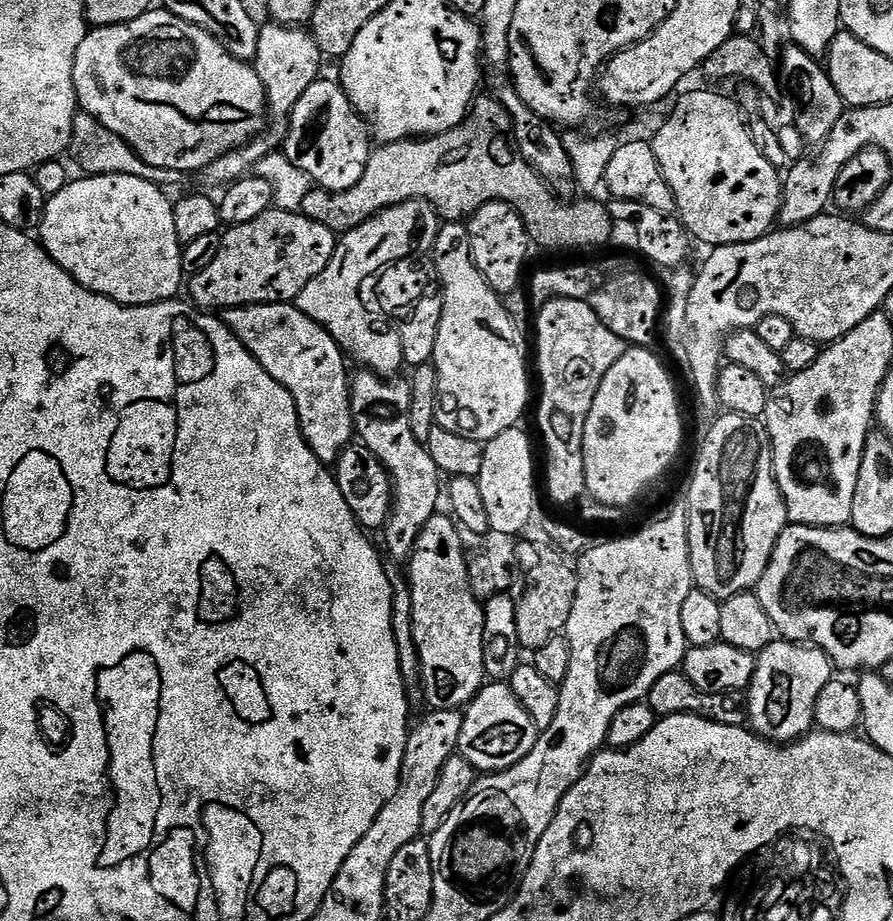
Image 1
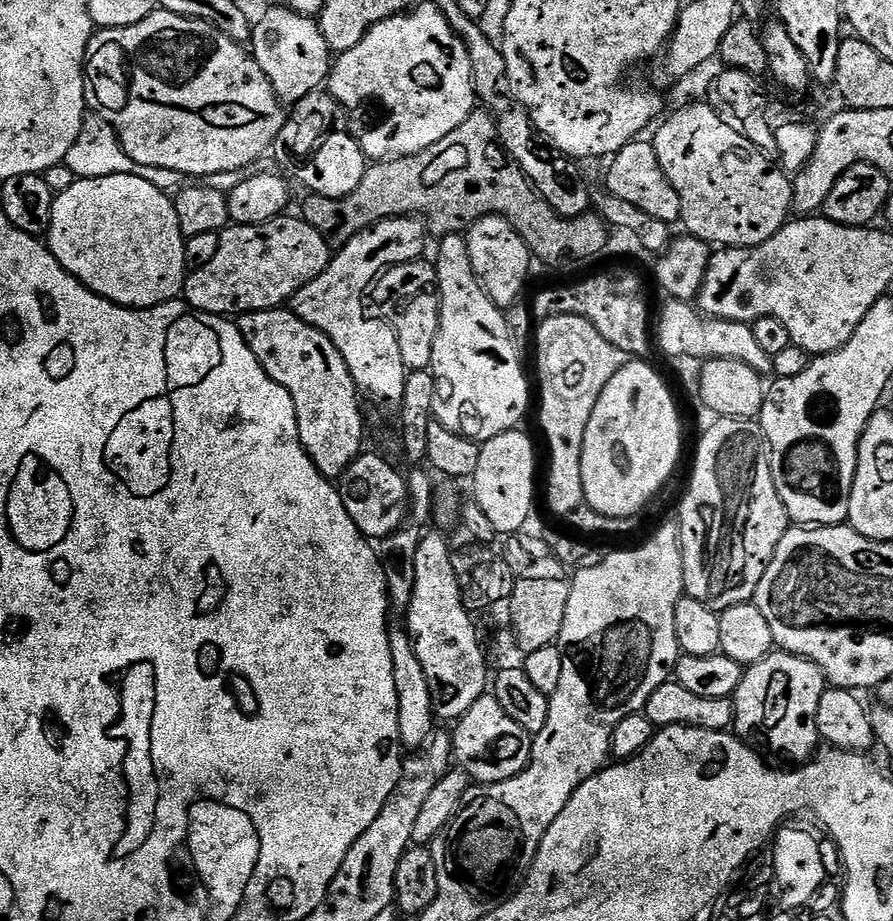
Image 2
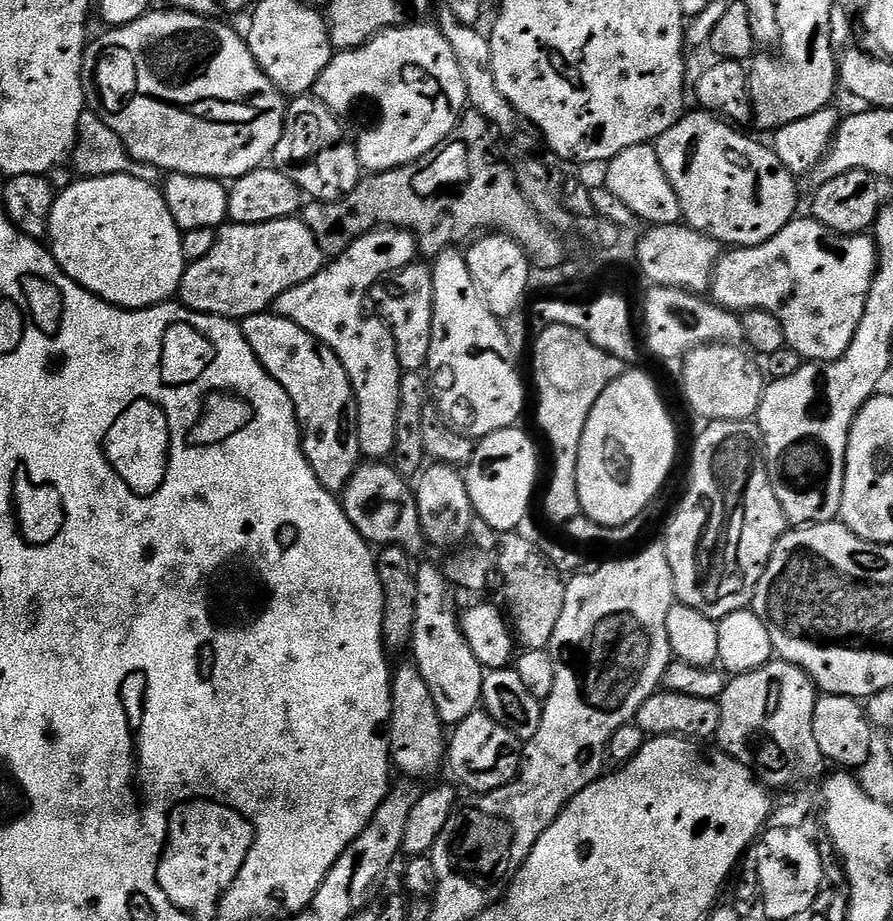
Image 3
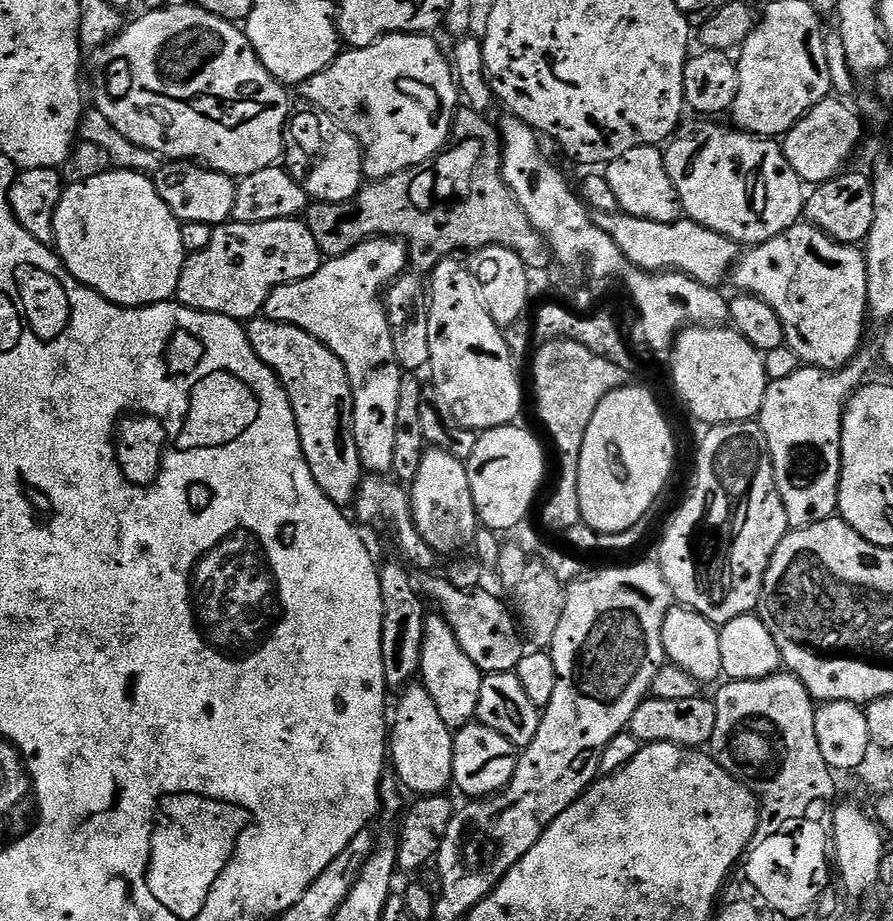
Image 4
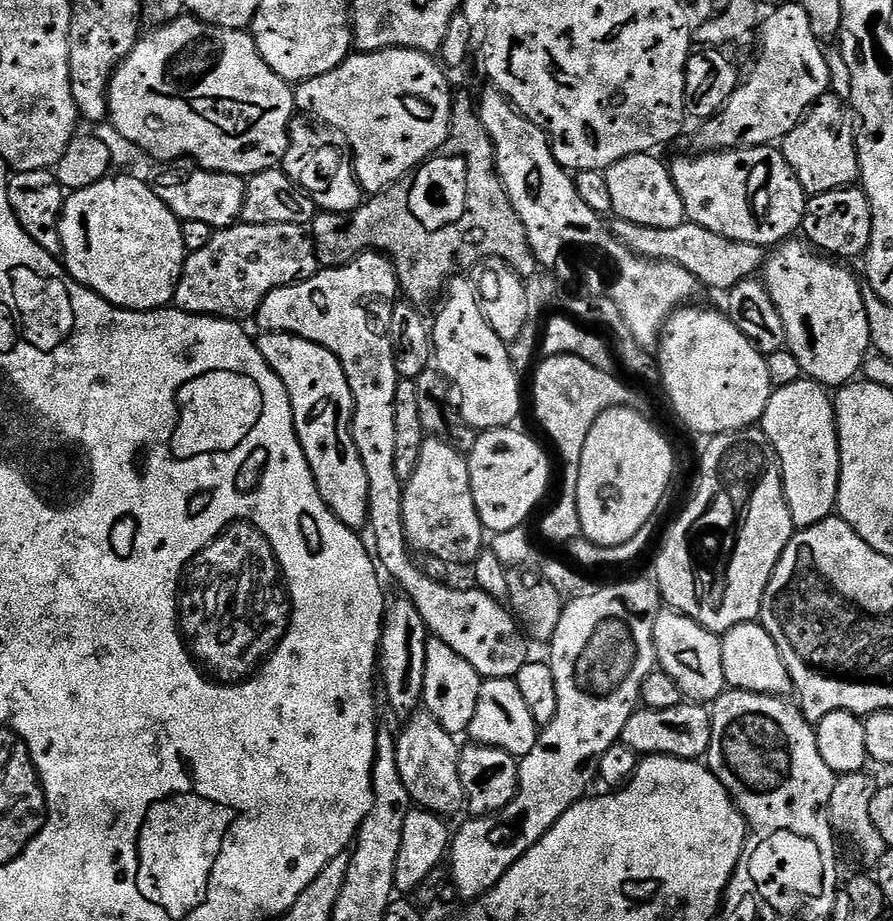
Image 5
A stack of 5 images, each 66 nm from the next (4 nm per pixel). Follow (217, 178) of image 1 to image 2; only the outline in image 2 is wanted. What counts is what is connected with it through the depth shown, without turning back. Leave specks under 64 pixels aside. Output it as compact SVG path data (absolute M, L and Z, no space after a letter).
M283 6L262 13L260 21L252 24L250 55L262 66L262 74L270 78L274 94L285 106L295 106L311 92L323 89L334 63L334 53L319 23L313 17L294 14Z

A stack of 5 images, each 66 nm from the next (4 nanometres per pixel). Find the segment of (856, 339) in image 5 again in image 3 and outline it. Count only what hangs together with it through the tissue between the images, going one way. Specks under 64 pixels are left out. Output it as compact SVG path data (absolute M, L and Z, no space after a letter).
M794 218L782 230L778 230L778 234L774 234L774 238L770 238L761 244L754 244L751 248L733 247L731 250L725 251L717 261L715 272L712 275L710 299L714 304L720 304L724 308L729 308L732 312L743 314L749 312L751 308L758 310L766 310L770 314L774 314L774 318L778 318L778 322L784 324L784 338L787 347L796 351L804 362L819 362L825 364L831 360L842 358L842 354L846 354L846 350L850 346L850 342L854 338L854 334L858 330L858 326L862 322L862 310L866 306L866 294L870 294L870 286L872 285L872 277L876 274L876 242L871 235L861 234L859 236L839 236L837 232L830 231L826 226L822 226L818 221L811 218Z

